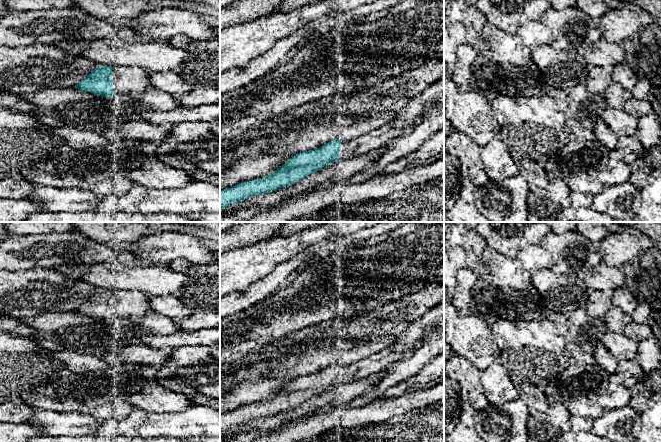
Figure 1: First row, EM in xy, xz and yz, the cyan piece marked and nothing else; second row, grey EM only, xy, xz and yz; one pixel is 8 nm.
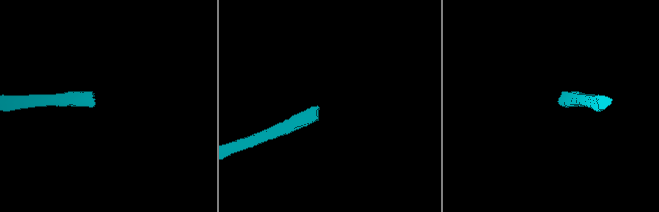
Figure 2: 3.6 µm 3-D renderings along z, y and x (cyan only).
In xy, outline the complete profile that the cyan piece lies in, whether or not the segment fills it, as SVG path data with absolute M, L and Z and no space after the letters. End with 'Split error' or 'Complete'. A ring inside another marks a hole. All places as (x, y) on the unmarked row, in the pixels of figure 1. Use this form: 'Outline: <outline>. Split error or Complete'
Outline: M98 289L74 312L103 321L137 321L154 311L149 306L149 296L143 292Z. Split error

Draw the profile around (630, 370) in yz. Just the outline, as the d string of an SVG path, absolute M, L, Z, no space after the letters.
M623 360L619 363L619 372L624 377L624 385L630 389L640 379L642 370L635 360Z

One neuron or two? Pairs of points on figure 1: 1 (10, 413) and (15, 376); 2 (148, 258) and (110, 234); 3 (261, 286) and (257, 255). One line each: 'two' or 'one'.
1: two
2: two
3: two

